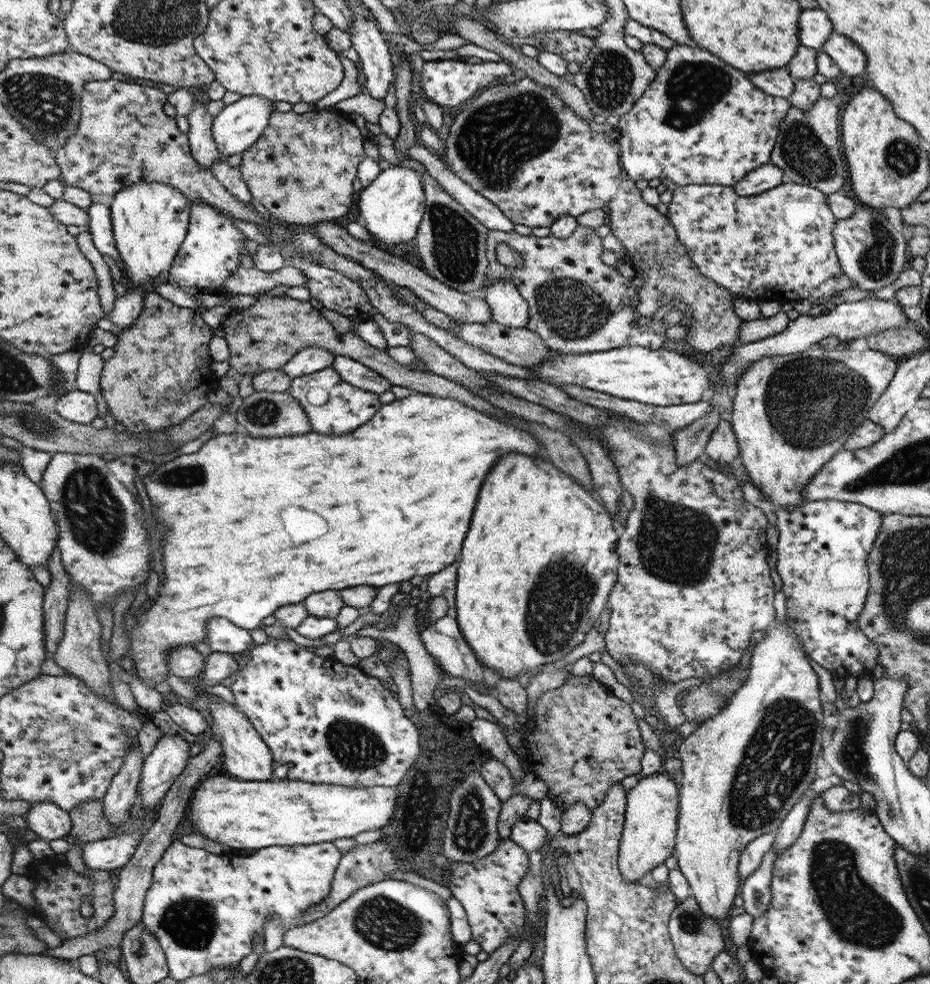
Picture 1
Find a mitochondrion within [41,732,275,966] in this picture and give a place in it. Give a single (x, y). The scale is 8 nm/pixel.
(191, 922)

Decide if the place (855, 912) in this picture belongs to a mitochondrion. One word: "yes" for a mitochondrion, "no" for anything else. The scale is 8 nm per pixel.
yes

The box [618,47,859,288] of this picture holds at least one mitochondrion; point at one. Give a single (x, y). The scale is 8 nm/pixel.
(695, 87)

